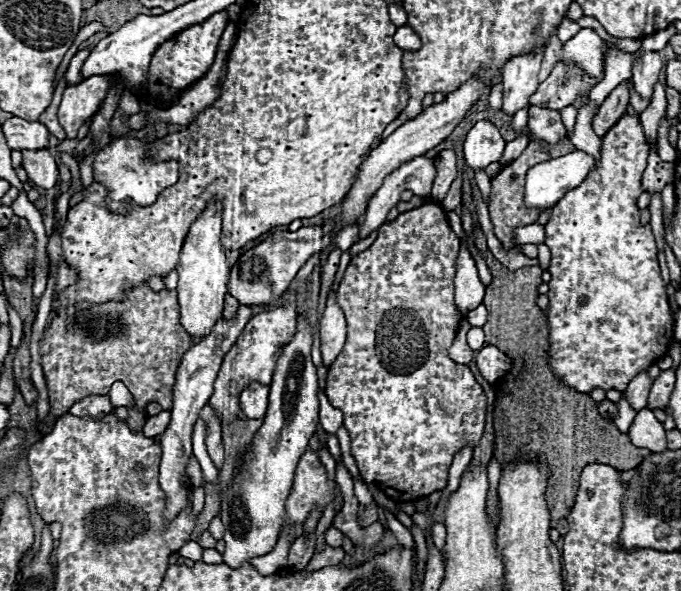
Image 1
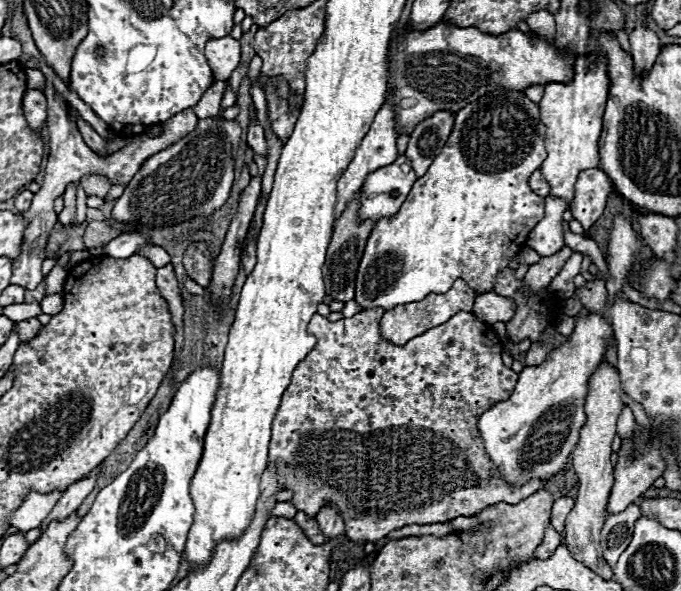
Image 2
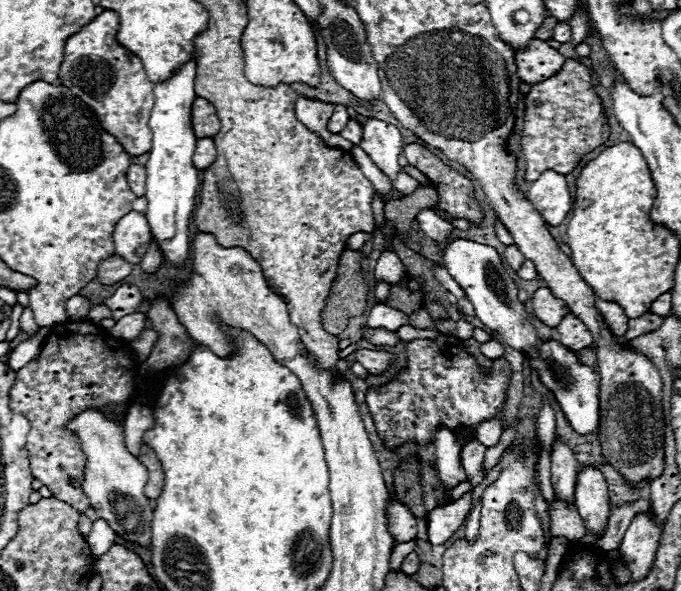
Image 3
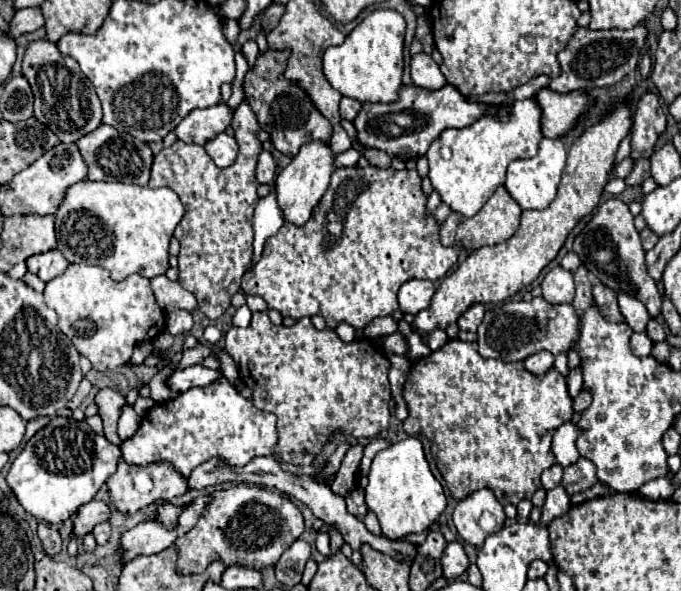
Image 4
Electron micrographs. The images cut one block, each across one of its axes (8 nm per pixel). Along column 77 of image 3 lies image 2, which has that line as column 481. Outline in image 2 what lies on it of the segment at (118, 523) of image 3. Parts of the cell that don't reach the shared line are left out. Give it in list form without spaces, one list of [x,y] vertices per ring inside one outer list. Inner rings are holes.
[[[592,312],[576,318],[574,332],[568,342],[554,348],[538,366],[526,366],[510,398],[494,404],[478,420],[478,430],[484,448],[496,470],[506,482],[524,484],[530,478],[556,476],[574,446],[578,444],[580,428],[586,424],[584,400],[590,390],[590,376],[606,362],[606,350],[614,342],[614,334],[606,316]]]

